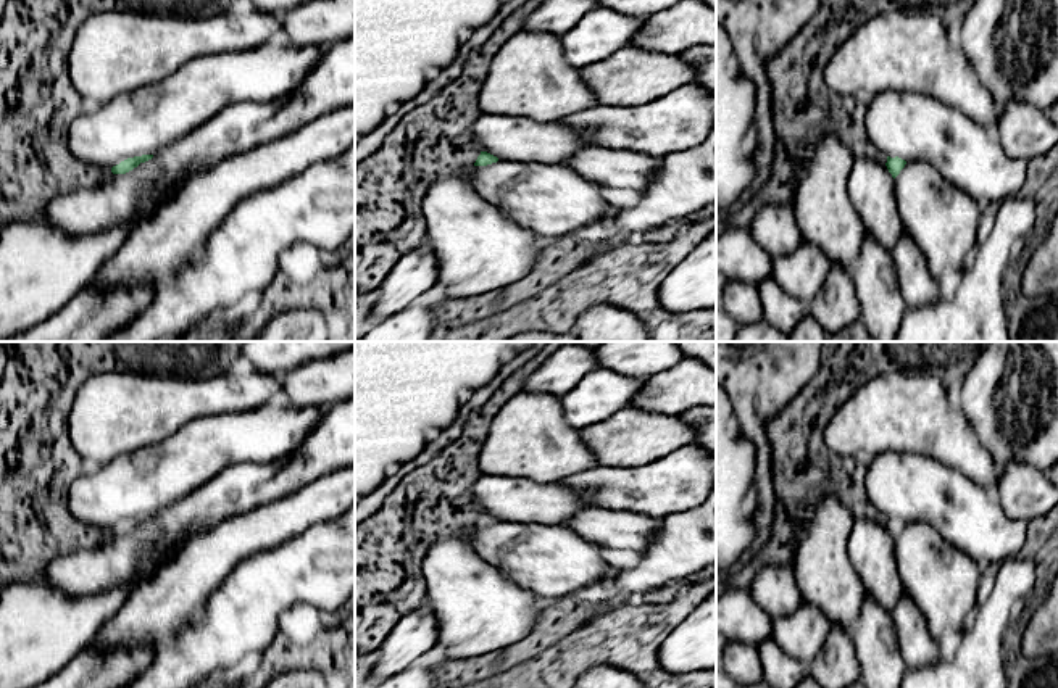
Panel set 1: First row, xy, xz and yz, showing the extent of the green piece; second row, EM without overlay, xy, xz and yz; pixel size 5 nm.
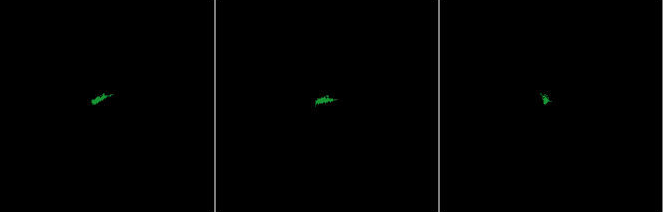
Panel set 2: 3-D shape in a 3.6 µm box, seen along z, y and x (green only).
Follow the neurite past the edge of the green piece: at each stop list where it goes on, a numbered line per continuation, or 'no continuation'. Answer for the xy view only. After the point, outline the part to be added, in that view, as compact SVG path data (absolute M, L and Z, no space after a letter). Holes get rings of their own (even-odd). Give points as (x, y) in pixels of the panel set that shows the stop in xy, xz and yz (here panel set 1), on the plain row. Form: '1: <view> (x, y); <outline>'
1: xy (144, 482); M277 396L242 412L195 419L156 445L124 453L94 472L84 472L68 490L68 511L79 524L105 530L127 519L156 516L234 464L266 464L292 454L326 409L297 408Z

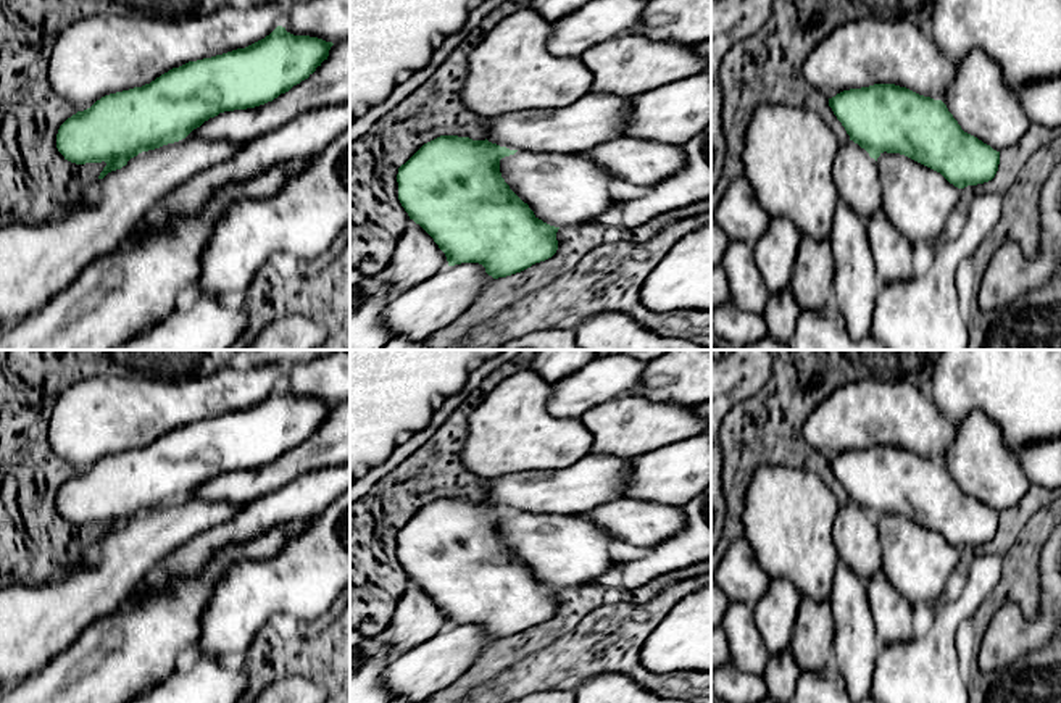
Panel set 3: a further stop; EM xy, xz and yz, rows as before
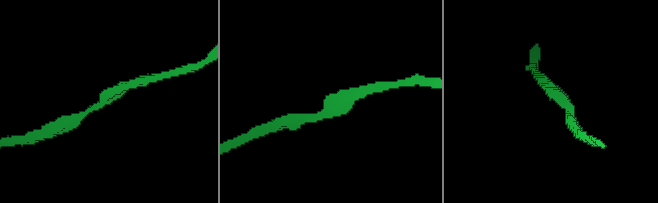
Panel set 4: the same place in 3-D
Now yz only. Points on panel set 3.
no continuation

